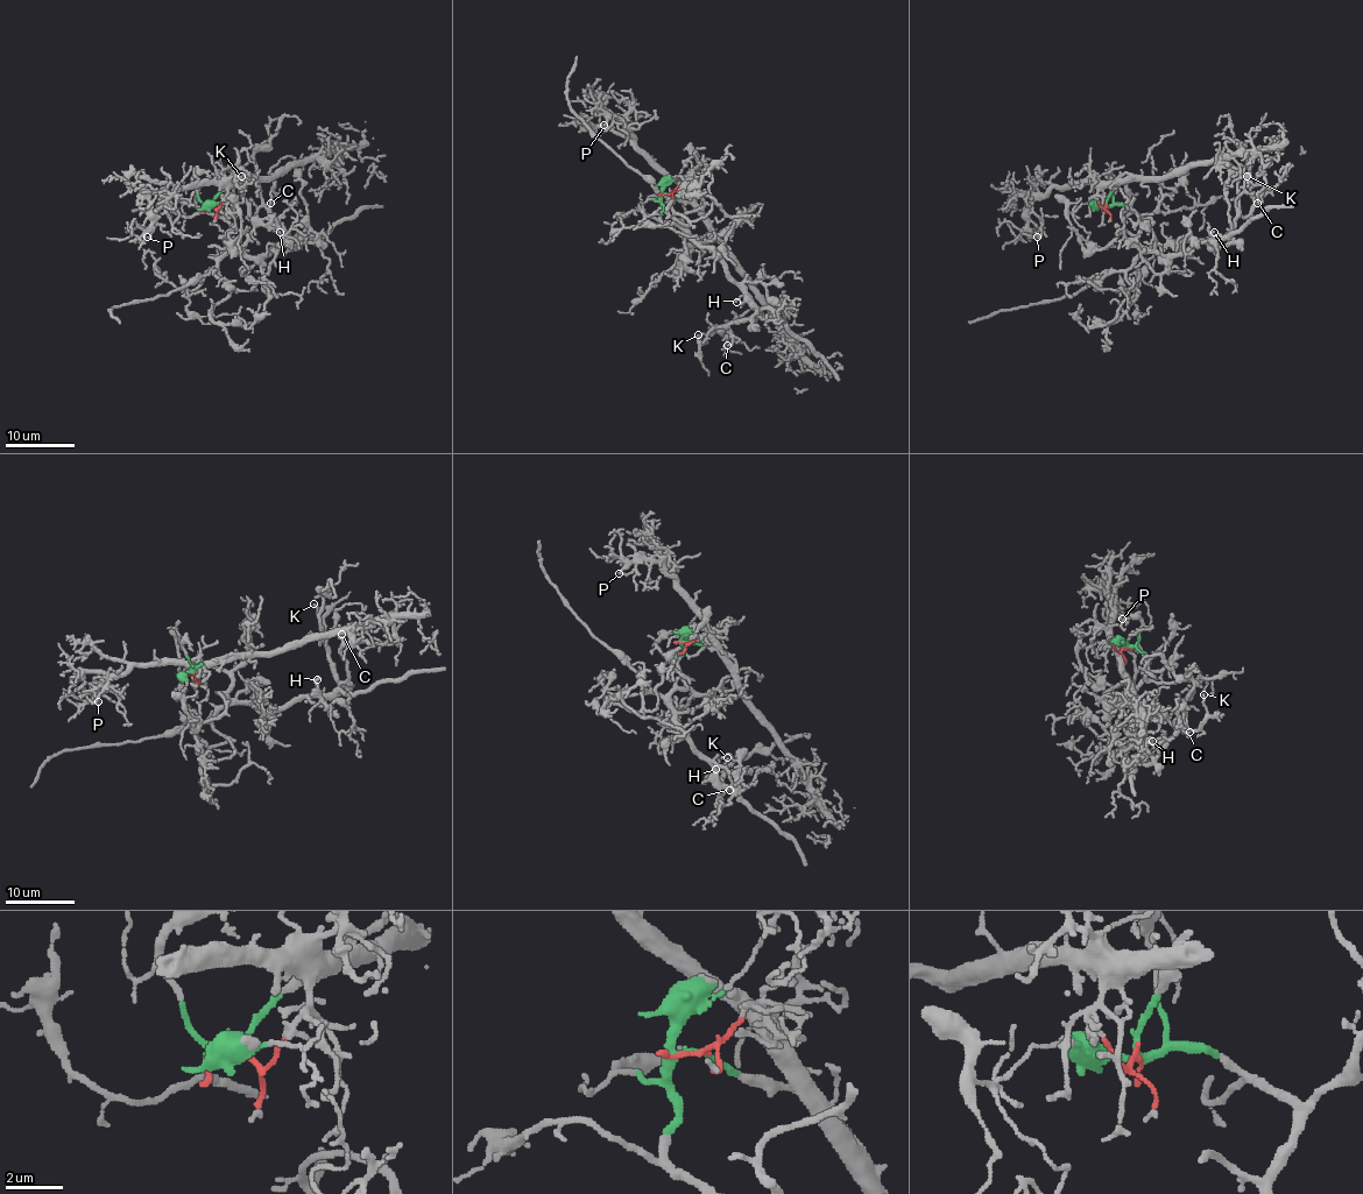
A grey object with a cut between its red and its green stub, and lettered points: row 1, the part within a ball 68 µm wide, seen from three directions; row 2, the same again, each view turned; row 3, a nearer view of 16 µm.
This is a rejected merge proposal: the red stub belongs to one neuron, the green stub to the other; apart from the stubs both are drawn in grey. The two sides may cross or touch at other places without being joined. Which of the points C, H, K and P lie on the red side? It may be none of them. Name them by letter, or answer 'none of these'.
P

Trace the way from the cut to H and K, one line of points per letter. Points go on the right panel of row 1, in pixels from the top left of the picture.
H: (1106, 206), (1124, 204), (1134, 211), (1144, 223), (1138, 242), (1163, 258), (1186, 254), (1214, 232)
K: (1106, 206), (1134, 211), (1138, 242), (1157, 255), (1185, 254), (1231, 235), (1238, 206), (1249, 214), (1247, 177)

